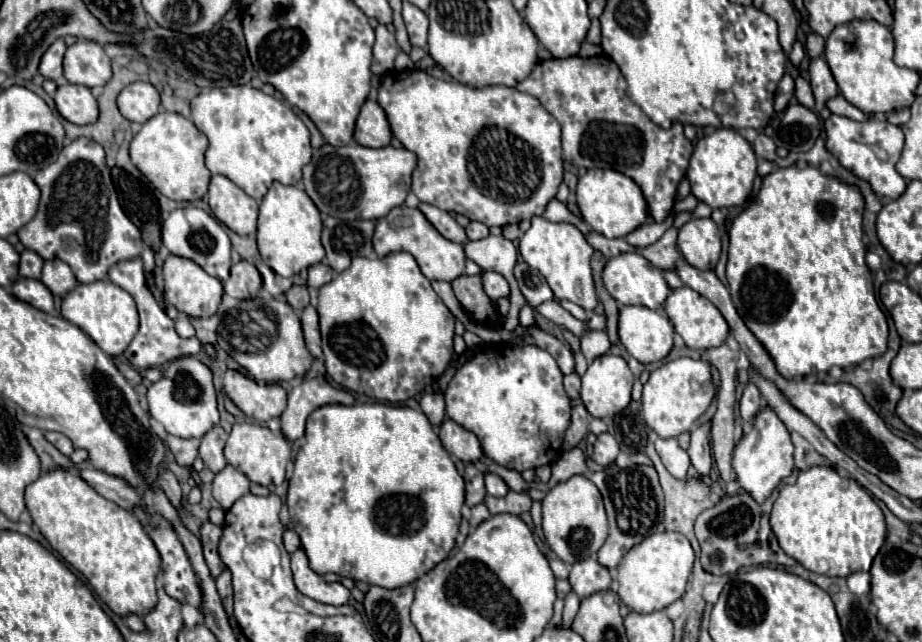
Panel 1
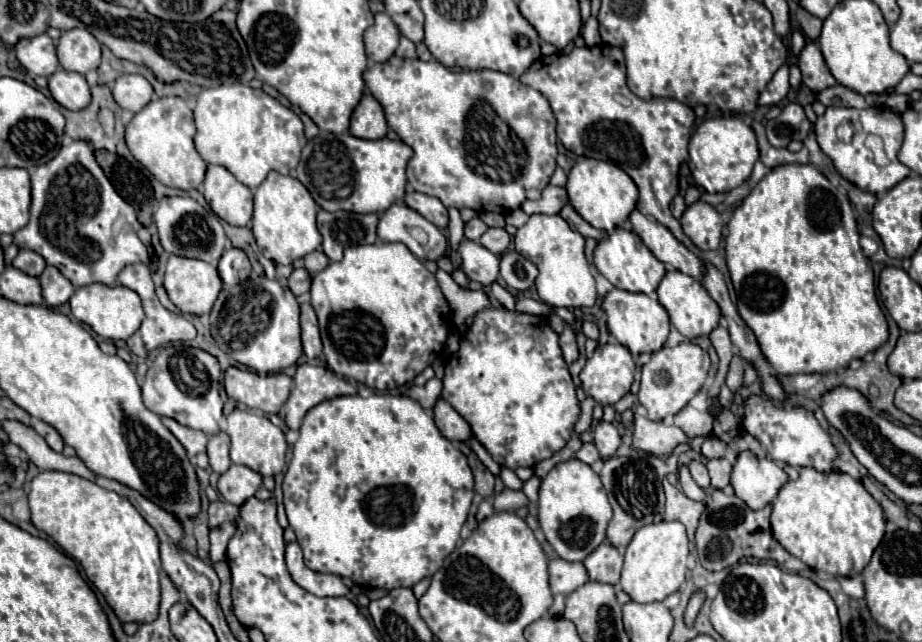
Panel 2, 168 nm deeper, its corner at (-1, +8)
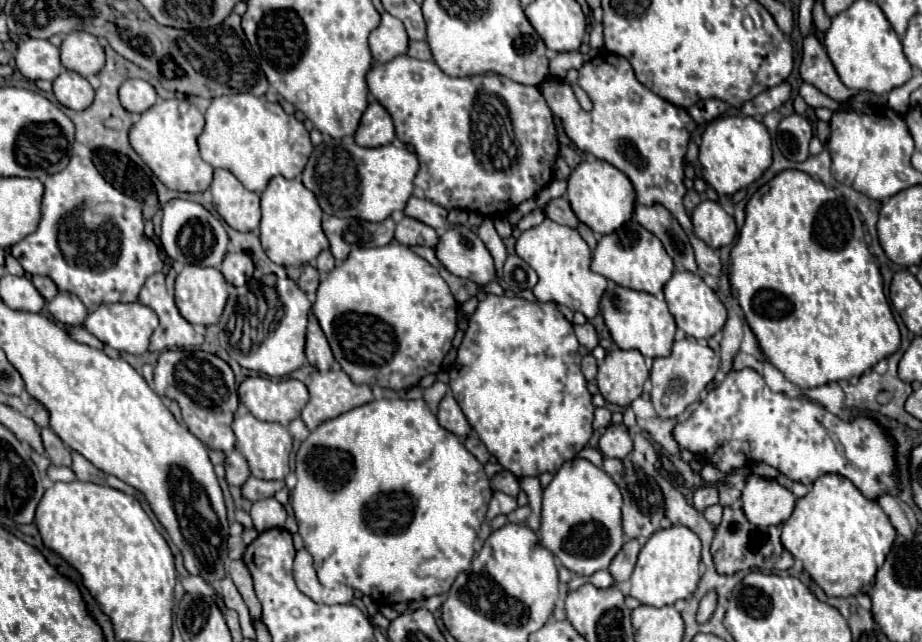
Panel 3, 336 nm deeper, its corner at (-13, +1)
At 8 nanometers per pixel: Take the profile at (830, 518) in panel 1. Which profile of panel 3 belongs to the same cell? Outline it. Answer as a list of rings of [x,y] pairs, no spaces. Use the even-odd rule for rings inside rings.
[[[822,475],[812,489],[796,501],[788,521],[782,523],[782,545],[804,563],[810,577],[826,591],[826,595],[848,597],[860,589],[866,591],[874,583],[878,567],[882,567],[896,529],[878,501],[864,497],[848,479],[840,475]]]

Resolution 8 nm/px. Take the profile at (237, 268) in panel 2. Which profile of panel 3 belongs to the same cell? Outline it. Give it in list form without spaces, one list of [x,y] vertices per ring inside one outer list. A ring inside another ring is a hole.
[[[228,253],[224,257],[224,263],[222,263],[220,271],[224,273],[224,277],[230,285],[240,287],[240,285],[246,285],[248,279],[252,277],[254,263],[246,253]]]

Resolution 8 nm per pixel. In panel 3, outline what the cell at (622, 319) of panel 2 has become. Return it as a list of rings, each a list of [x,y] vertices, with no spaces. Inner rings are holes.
[[[616,285],[604,291],[600,309],[604,315],[606,327],[610,329],[610,335],[620,349],[636,349],[644,357],[652,357],[652,359],[670,355],[672,345],[674,345],[676,323],[664,299],[650,295],[650,293],[640,293],[640,291]]]

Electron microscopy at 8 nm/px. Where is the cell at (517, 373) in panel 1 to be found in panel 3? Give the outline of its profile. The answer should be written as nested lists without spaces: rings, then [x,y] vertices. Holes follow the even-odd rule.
[[[486,295],[480,303],[478,303],[478,309],[476,313],[470,317],[470,325],[466,329],[466,335],[460,343],[460,349],[458,349],[458,357],[452,365],[452,371],[450,371],[450,389],[452,389],[452,395],[456,397],[460,409],[464,411],[464,415],[468,417],[468,423],[472,425],[472,429],[480,435],[482,443],[486,445],[488,453],[494,455],[498,459],[498,463],[512,471],[516,477],[526,477],[526,475],[532,475],[532,477],[538,477],[542,473],[556,473],[562,463],[566,463],[568,459],[574,459],[582,447],[586,447],[588,439],[592,437],[592,421],[594,421],[594,405],[592,405],[592,395],[590,391],[586,389],[586,379],[580,371],[580,353],[578,353],[578,339],[574,335],[574,329],[572,329],[572,323],[568,323],[556,309],[554,303],[530,303],[526,299],[520,299],[520,297],[496,297],[496,295]]]

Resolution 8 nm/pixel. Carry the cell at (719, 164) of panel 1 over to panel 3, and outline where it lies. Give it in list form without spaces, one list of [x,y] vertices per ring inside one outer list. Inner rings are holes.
[[[720,117],[712,121],[702,133],[700,165],[704,181],[714,187],[718,195],[734,195],[736,191],[746,189],[772,165],[768,129],[752,117]]]

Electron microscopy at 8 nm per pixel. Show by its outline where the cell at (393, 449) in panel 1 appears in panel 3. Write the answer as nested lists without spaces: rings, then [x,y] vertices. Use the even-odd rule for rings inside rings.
[[[380,399],[370,401],[366,405],[354,407],[334,419],[328,419],[326,423],[318,425],[306,441],[302,441],[298,453],[296,453],[296,487],[292,491],[292,507],[296,513],[298,533],[304,539],[304,547],[314,557],[316,573],[322,585],[334,585],[342,583],[352,589],[360,589],[364,595],[370,595],[376,605],[394,605],[400,601],[418,601],[428,599],[432,595],[448,593],[454,577],[462,571],[470,569],[470,561],[474,555],[474,539],[476,531],[480,531],[482,521],[486,519],[488,501],[492,497],[492,489],[488,485],[488,477],[478,463],[478,459],[464,447],[464,443],[446,431],[436,415],[426,407],[424,399]]]

